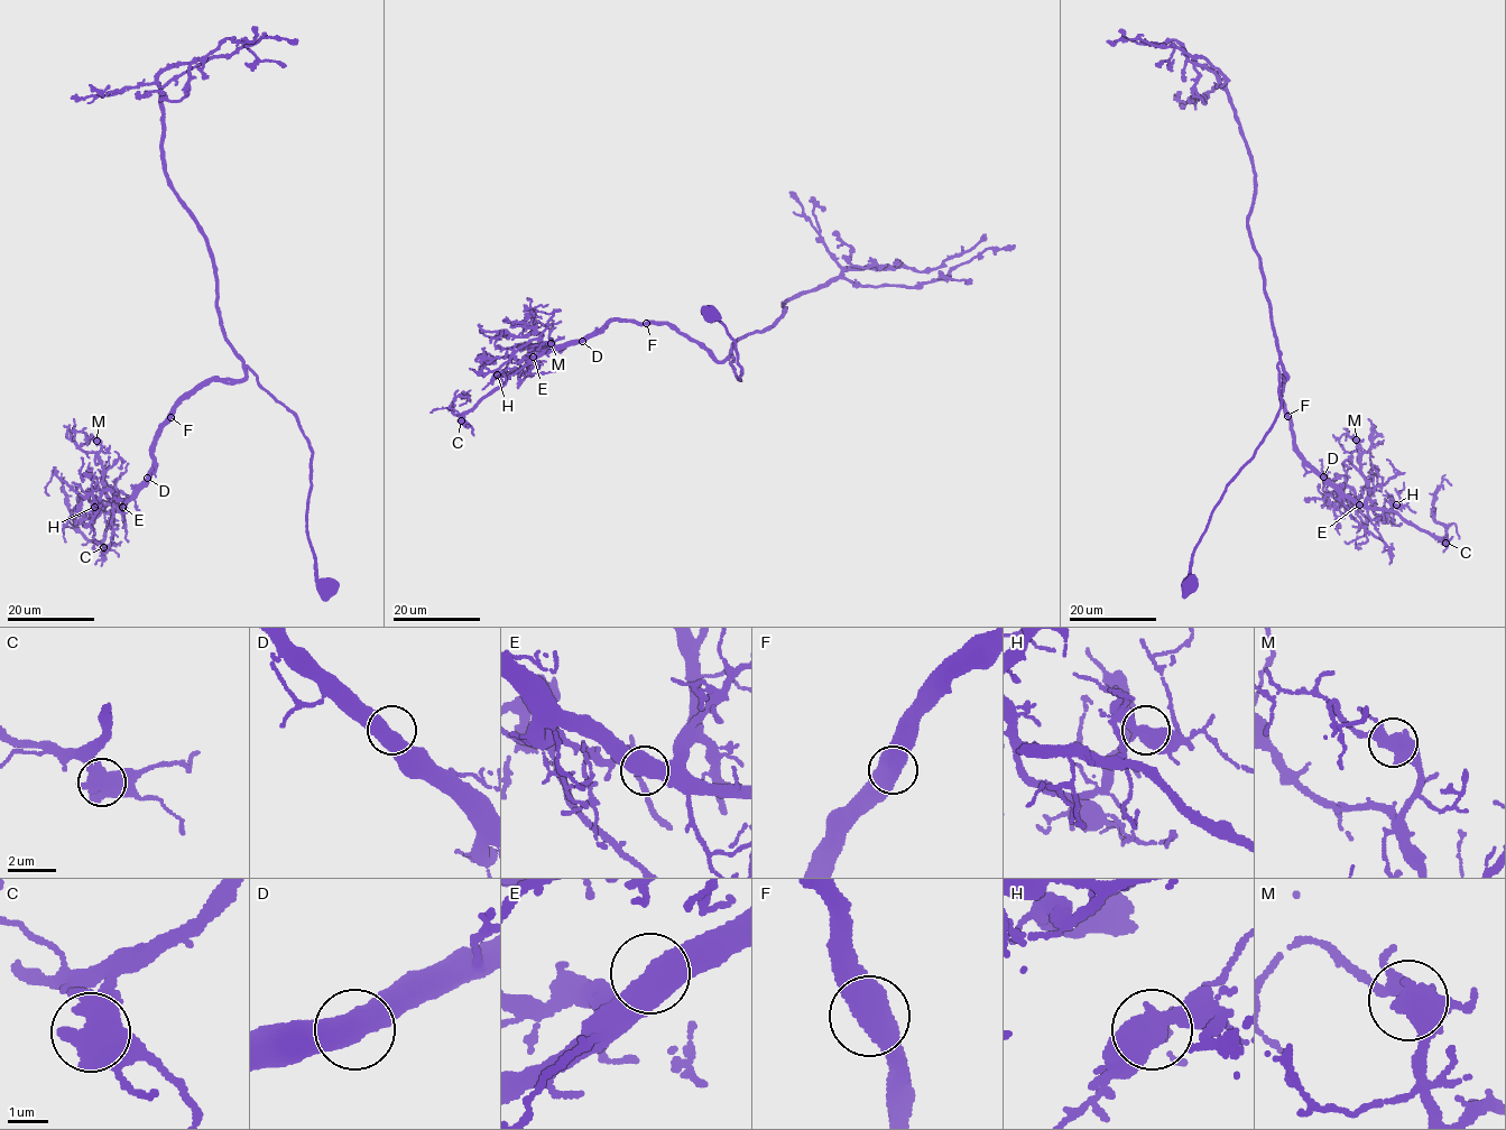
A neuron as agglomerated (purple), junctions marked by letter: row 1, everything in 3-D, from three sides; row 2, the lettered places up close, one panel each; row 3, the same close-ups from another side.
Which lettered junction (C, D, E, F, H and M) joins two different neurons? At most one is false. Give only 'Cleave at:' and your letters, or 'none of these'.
Cleave at: none of these

